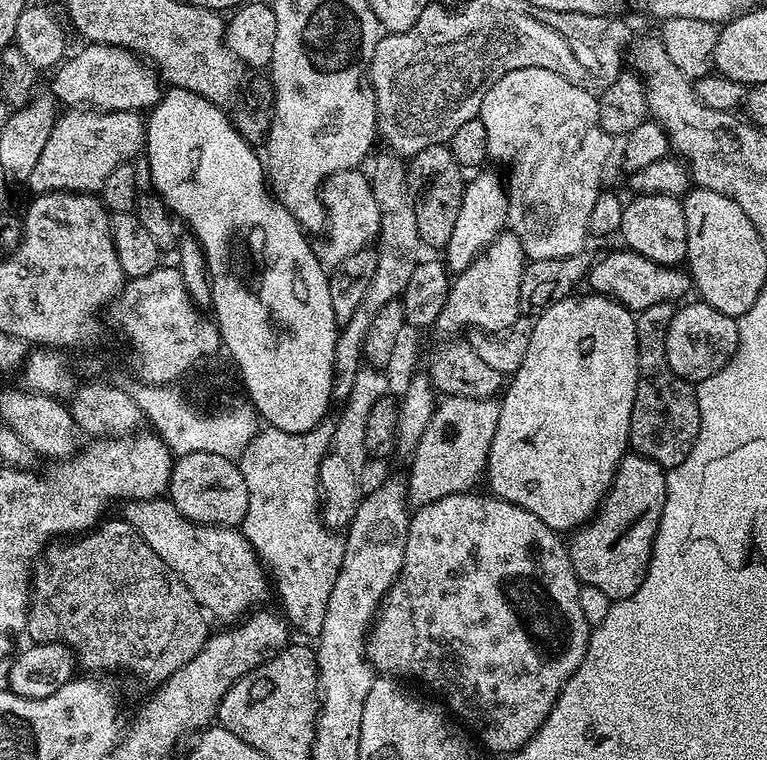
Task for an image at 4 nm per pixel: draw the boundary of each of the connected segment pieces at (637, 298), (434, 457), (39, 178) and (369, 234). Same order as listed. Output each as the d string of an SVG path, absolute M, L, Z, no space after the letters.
M623 250L624 252L608 252L600 261L593 263L588 269L586 284L595 295L609 296L611 300L617 300L618 303L626 305L633 314L646 310L646 306L658 306L658 302L680 302L685 299L684 295L689 291L693 291L693 281L691 276L683 267L673 266L670 264L659 264L650 258L646 258L642 254L631 250Z
M444 396L436 405L436 410L426 428L416 451L411 453L412 469L406 475L409 505L421 508L430 502L438 502L450 494L466 492L481 483L488 466L490 446L494 442L494 430L498 430L500 406L495 399L466 398L465 396Z
M72 106L68 112L59 117L52 128L50 138L46 138L46 146L42 150L42 158L34 165L34 170L28 176L27 187L33 188L33 193L45 192L87 192L96 194L101 191L110 178L110 170L120 164L135 161L136 155L146 148L146 120L140 112L101 112L87 106Z
M343 168L324 181L322 195L324 208L328 211L326 237L328 241L319 245L320 263L325 266L335 266L350 254L369 247L380 234L380 211L374 202L372 181L367 175L363 176L360 168Z

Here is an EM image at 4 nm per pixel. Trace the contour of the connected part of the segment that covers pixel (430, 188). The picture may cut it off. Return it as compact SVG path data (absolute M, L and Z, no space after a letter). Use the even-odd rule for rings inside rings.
M448 144L426 146L426 150L411 157L408 178L416 197L418 234L429 249L443 250L450 242L450 234L454 234L454 224L458 222L458 210L464 197L465 176L465 169L456 161Z

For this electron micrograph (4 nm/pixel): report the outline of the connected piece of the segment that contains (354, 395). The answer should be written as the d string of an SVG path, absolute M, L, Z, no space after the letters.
M362 366L354 378L354 390L343 401L340 417L334 420L332 444L320 463L320 510L322 519L333 530L347 529L354 518L360 501L366 495L364 475L368 472L370 457L366 450L366 421L378 398L389 395L388 376L383 367Z

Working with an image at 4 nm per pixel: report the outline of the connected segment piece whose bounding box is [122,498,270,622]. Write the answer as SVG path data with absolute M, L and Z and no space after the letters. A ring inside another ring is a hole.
M168 498L130 500L123 508L122 519L131 524L146 546L150 546L150 550L154 550L178 578L182 578L209 617L236 622L242 614L263 605L260 603L270 592L270 580L265 565L239 527L195 524L186 519Z

